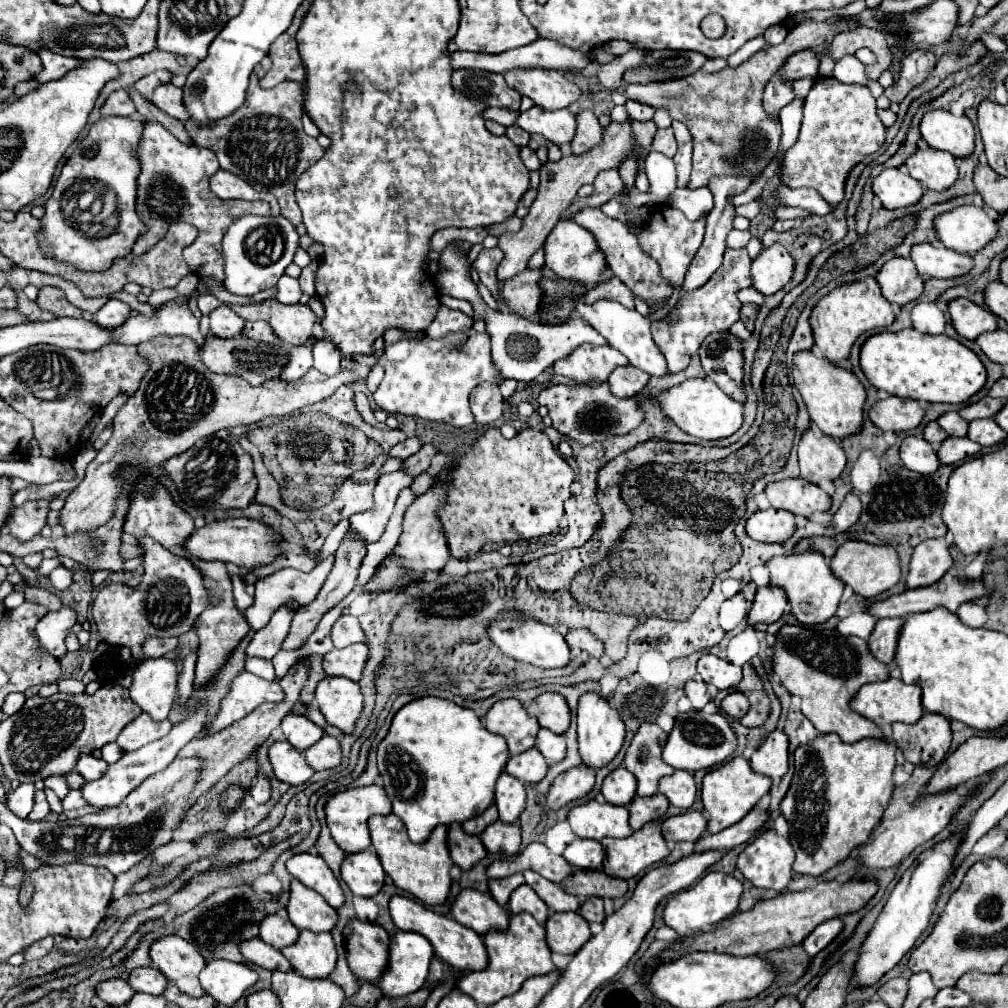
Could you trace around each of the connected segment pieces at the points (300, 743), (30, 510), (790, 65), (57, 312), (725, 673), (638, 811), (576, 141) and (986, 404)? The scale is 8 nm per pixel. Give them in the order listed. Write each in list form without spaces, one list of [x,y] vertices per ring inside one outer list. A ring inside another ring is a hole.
[[[292,713],[284,717],[280,727],[282,727],[286,741],[290,741],[298,751],[306,751],[316,741],[320,741],[324,735],[324,729],[314,725],[308,717],[300,717],[300,715],[292,715]]]
[[[54,497],[26,501],[24,505],[14,507],[8,521],[6,521],[10,535],[18,541],[30,541],[32,537],[40,535],[40,531],[46,525],[46,517],[48,517],[52,499]]]
[[[800,51],[800,53],[788,57],[788,61],[778,69],[778,73],[780,73],[780,77],[784,77],[784,81],[816,79],[816,67],[818,67],[816,53]]]
[[[44,287],[38,293],[38,301],[40,309],[54,313],[54,317],[82,317],[82,311],[78,307],[74,307],[72,303],[68,303],[68,299],[64,297],[64,293],[56,287]]]
[[[702,655],[698,661],[698,675],[704,683],[716,687],[718,691],[724,691],[740,683],[742,669],[714,655]]]
[[[662,793],[654,795],[654,797],[636,797],[632,801],[632,807],[628,807],[630,827],[634,831],[642,829],[646,823],[656,821],[656,817],[664,817],[668,807],[670,807],[670,803]]]
[[[582,111],[576,117],[576,121],[578,121],[578,129],[572,139],[572,153],[582,155],[582,153],[594,149],[602,141],[602,127],[600,127],[596,115],[592,115],[592,111]]]
[[[984,397],[978,403],[966,405],[960,409],[960,415],[966,421],[974,421],[974,419],[992,419],[1000,409],[1004,407],[1004,401],[994,399],[994,397]]]

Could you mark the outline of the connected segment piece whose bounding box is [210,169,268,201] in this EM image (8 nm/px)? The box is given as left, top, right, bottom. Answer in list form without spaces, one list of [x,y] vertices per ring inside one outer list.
[[[218,171],[212,179],[210,179],[210,189],[220,197],[220,199],[268,199],[264,197],[264,193],[254,191],[248,183],[244,183],[240,177],[228,173],[228,171]]]

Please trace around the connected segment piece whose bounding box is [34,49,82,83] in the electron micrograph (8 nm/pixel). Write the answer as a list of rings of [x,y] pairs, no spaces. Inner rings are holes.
[[[40,49],[38,55],[42,59],[42,71],[34,77],[34,81],[38,81],[38,83],[48,83],[52,79],[60,79],[60,77],[64,77],[64,73],[68,73],[70,69],[74,69],[76,65],[82,63],[80,59],[60,57],[48,49]]]

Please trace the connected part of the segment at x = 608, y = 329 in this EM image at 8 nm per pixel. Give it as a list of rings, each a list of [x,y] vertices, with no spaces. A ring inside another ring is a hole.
[[[675,296],[670,298],[669,306],[666,311],[662,309],[651,313],[648,317],[642,317],[638,311],[630,311],[626,307],[622,307],[620,303],[616,301],[598,301],[594,305],[584,305],[584,303],[576,303],[576,313],[588,321],[602,337],[608,339],[608,343],[618,349],[628,361],[630,365],[638,367],[640,371],[648,373],[648,375],[654,375],[654,377],[664,377],[668,375],[668,367],[666,367],[666,361],[664,361],[664,355],[660,353],[660,349],[656,347],[656,343],[652,341],[652,335],[650,335],[650,323],[656,321],[656,319],[662,319],[667,316],[670,309],[676,304]]]

